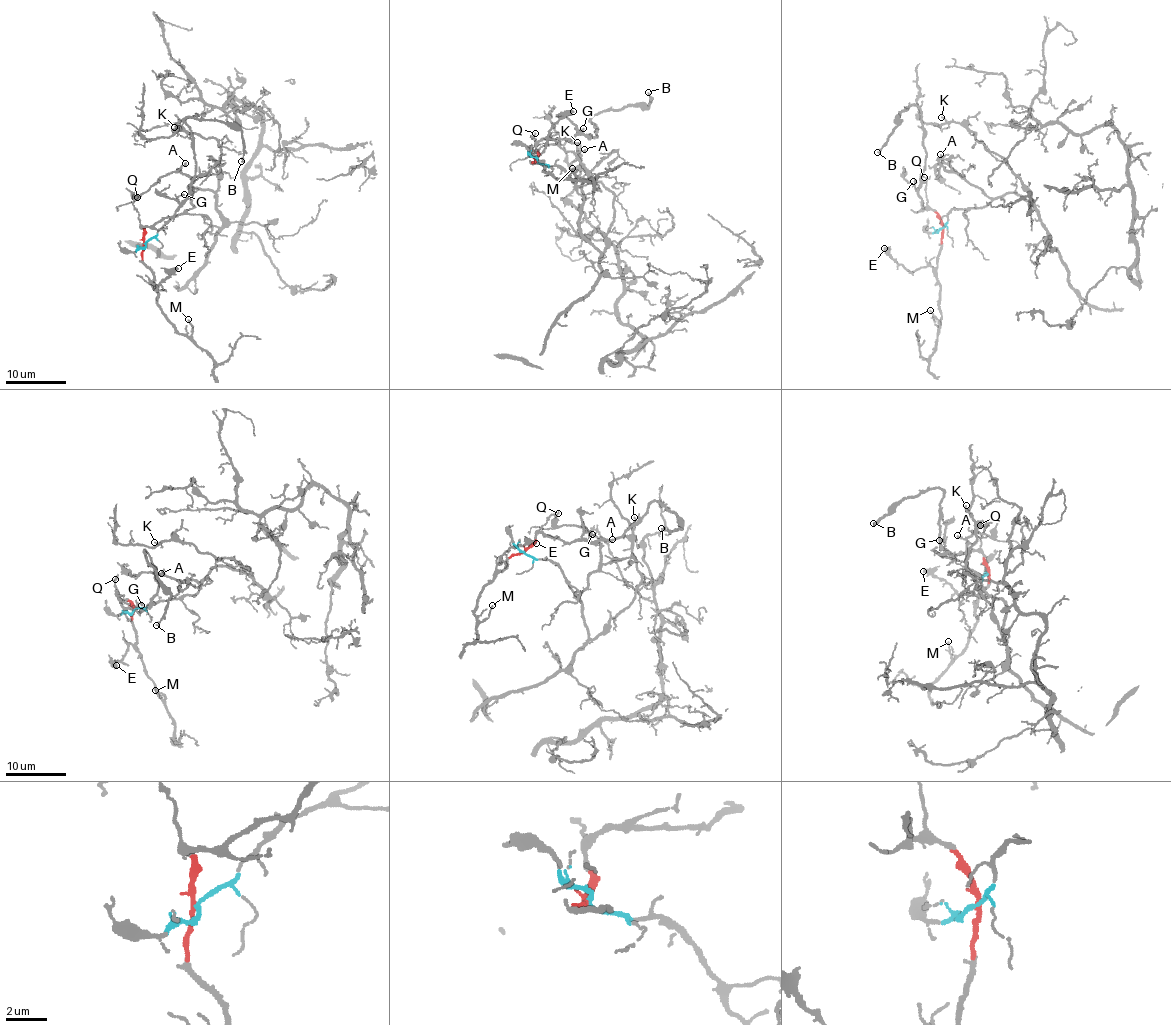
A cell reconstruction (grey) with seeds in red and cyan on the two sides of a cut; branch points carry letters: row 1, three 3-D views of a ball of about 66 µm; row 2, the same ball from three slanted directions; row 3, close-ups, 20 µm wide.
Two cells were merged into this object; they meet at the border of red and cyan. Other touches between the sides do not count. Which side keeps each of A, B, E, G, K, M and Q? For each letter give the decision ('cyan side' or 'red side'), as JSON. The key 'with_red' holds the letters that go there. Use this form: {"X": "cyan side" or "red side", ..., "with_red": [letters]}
{"A": "cyan side", "B": "red side", "E": "red side", "G": "red side", "K": "cyan side", "M": "red side", "Q": "red side", "with_red": ["B", "E", "G", "M", "Q"]}

